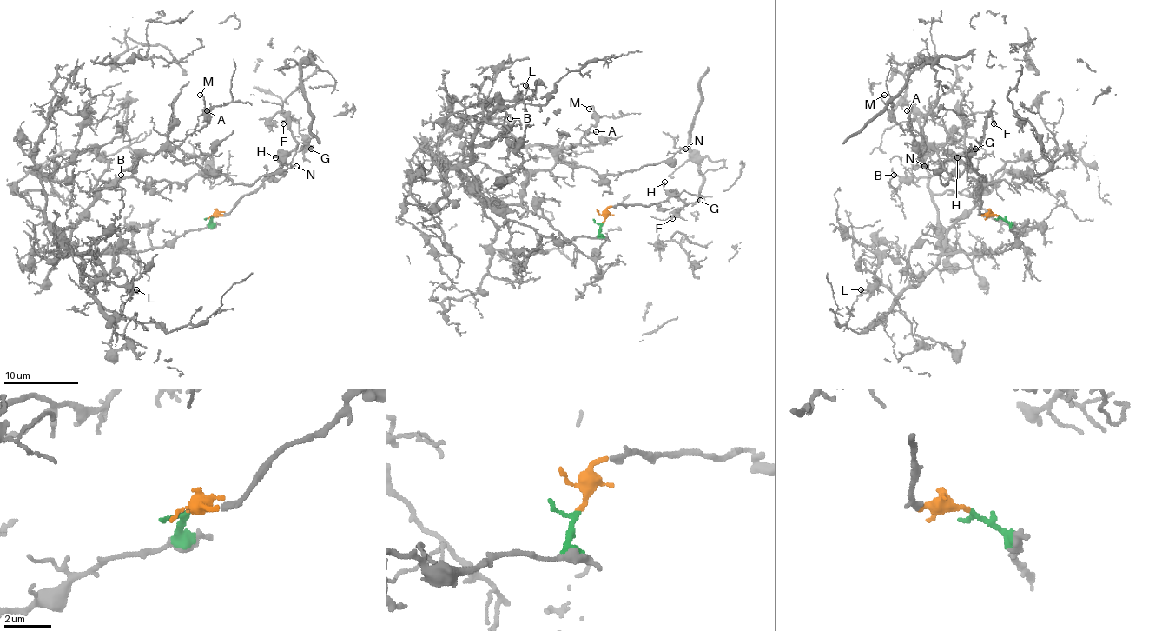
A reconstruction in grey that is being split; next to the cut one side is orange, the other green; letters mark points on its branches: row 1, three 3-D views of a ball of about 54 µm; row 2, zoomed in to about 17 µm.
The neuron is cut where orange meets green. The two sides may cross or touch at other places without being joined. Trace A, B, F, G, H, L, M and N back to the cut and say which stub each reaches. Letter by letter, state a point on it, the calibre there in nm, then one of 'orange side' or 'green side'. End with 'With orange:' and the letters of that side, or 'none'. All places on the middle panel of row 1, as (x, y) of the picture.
A: place (596, 131); calibre 100 nm; green side
B: place (510, 118); calibre 110 nm; green side
F: place (672, 218); calibre 140 nm; orange side
G: place (700, 200); calibre 130 nm; orange side
H: place (664, 182); calibre 150 nm; orange side
L: place (525, 85); calibre 120 nm; green side
M: place (589, 109); calibre 140 nm; green side
N: place (685, 149); calibre 110 nm; green side
With orange: F, G, H

